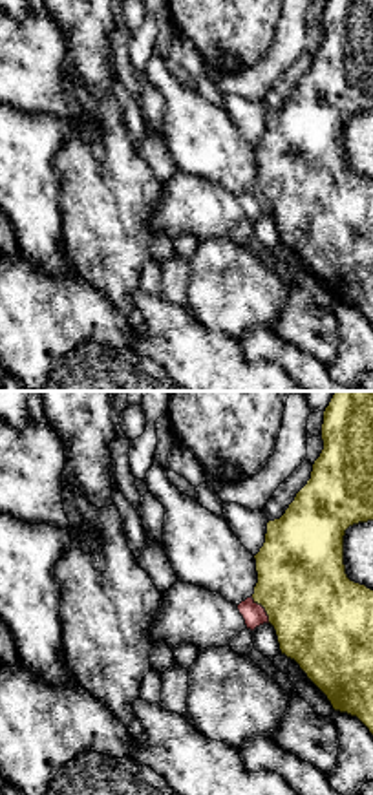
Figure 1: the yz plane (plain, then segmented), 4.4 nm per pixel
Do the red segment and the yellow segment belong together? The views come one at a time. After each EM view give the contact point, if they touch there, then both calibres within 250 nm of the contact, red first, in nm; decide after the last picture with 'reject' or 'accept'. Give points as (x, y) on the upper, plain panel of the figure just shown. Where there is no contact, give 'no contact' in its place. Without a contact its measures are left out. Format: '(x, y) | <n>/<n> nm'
(264, 200) | 100/420 nm

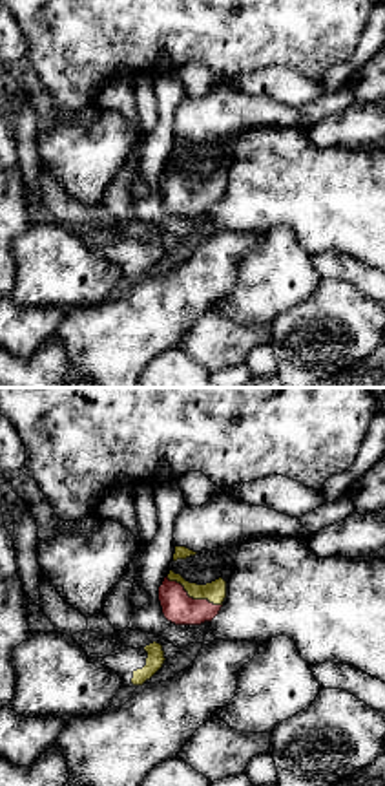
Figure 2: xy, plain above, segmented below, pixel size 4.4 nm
(192, 189) | 140/90 nm

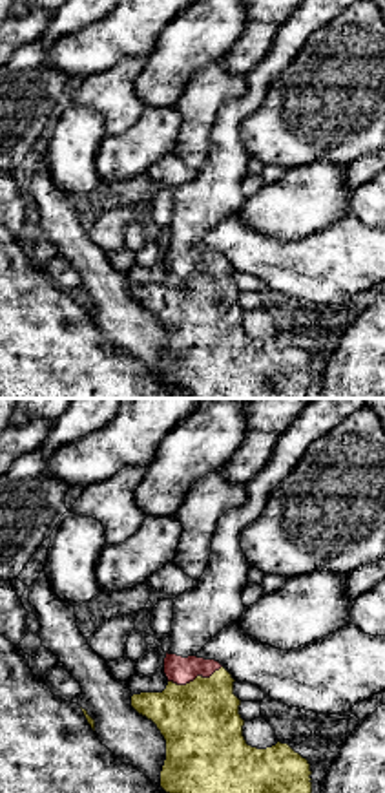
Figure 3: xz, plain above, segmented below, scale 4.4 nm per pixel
(194, 269) | 120/340 nm

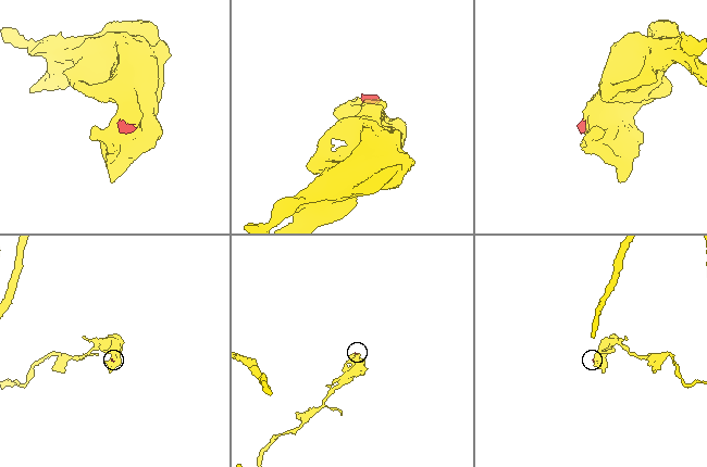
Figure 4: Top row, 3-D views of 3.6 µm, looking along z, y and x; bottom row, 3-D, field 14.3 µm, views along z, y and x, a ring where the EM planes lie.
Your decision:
accept

